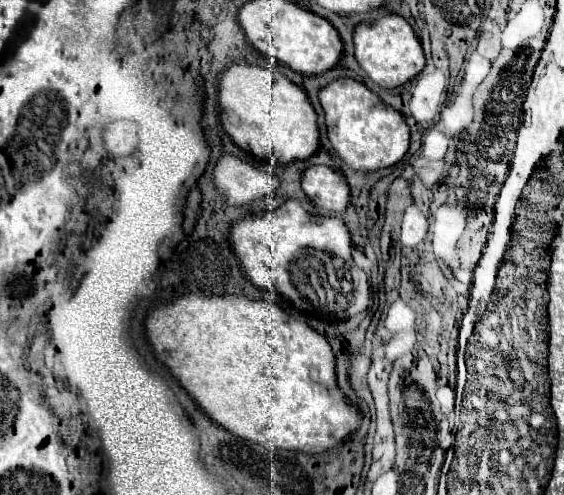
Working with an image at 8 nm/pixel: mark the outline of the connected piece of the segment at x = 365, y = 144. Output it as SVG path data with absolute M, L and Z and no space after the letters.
M338 78L320 90L328 138L340 158L358 172L376 172L394 166L408 152L410 144L410 128L404 116L390 106L376 104L370 96L368 88L352 78Z

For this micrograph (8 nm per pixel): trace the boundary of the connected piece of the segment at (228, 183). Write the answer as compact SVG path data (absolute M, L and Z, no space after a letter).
M224 154L214 168L214 184L230 206L244 206L274 193L280 181L266 170Z

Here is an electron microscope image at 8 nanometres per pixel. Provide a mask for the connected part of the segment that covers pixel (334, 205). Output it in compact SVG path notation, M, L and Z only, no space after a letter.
M328 166L308 168L302 176L302 190L316 206L334 214L342 214L350 204L346 178Z

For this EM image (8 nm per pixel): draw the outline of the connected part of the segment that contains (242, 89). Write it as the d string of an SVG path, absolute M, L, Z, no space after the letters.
M232 64L220 78L218 90L220 102L220 120L224 130L230 134L234 144L242 150L252 152L256 158L270 158L280 164L288 164L294 160L308 160L316 154L320 146L320 130L318 130L318 116L302 88L292 84L284 74L270 72L262 66L248 66L248 64Z

